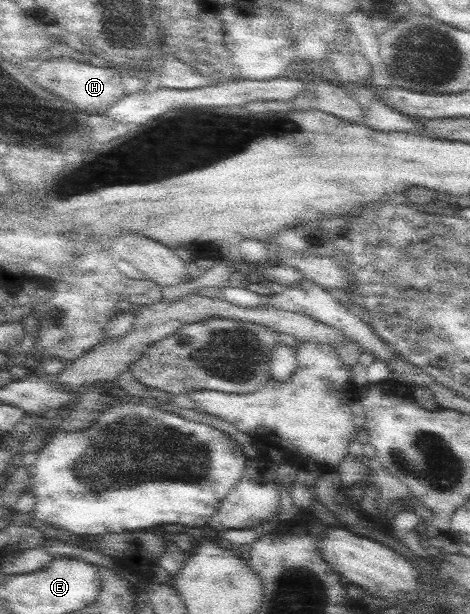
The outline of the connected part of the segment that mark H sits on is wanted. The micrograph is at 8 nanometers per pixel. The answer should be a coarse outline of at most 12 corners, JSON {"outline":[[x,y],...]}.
{"outline":[[71,57],[33,79],[90,115],[126,96],[124,75]]}

